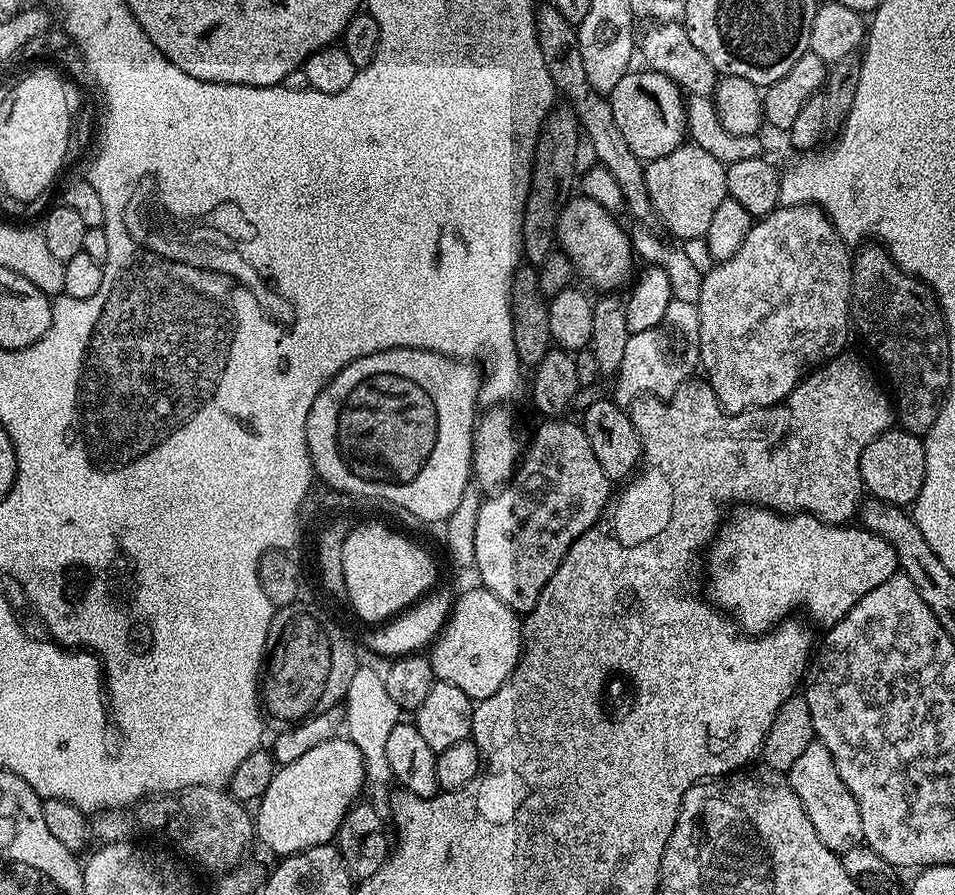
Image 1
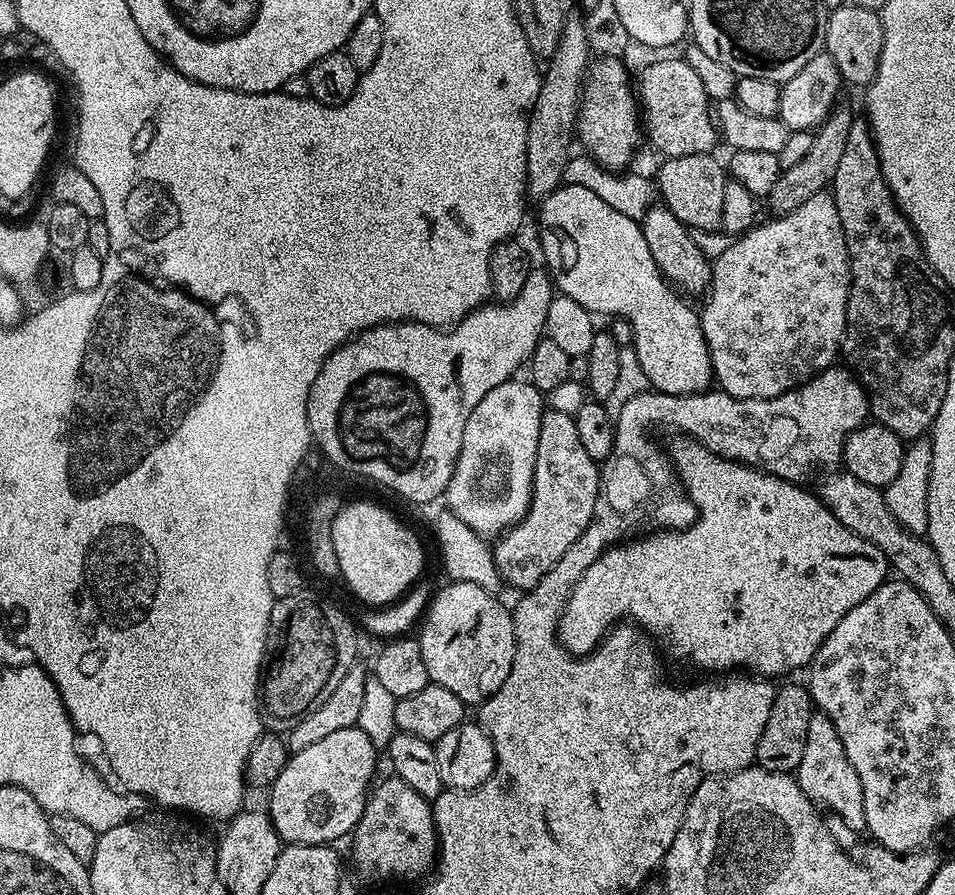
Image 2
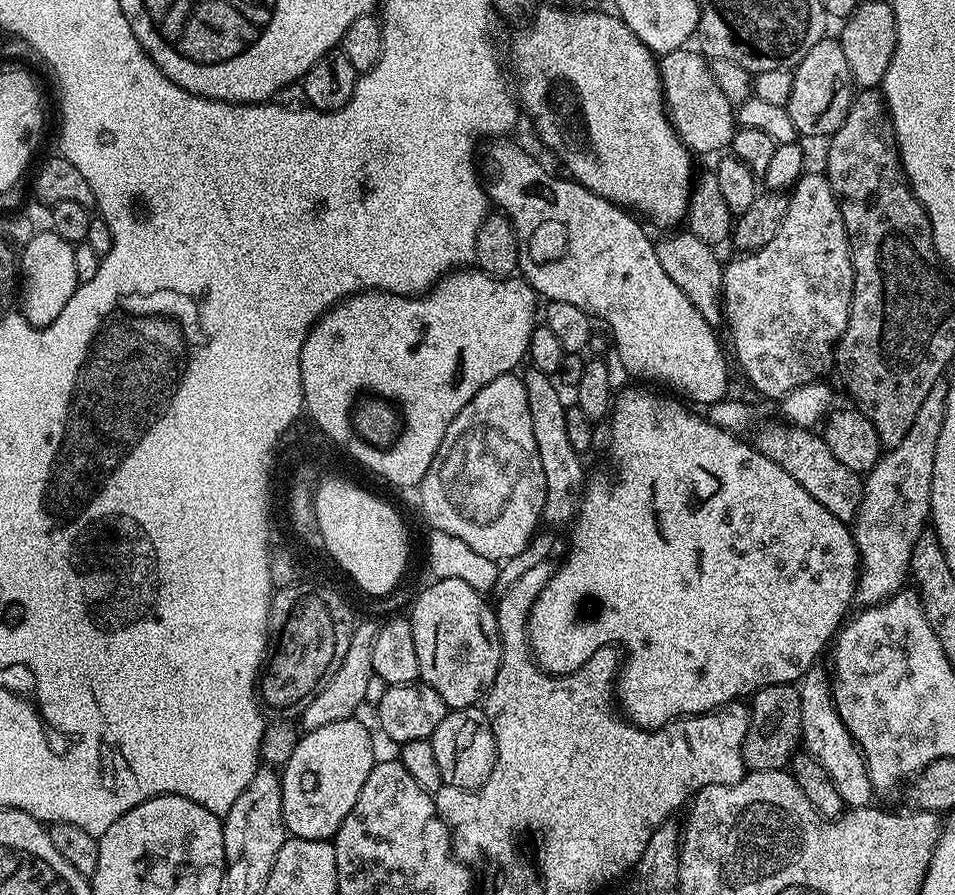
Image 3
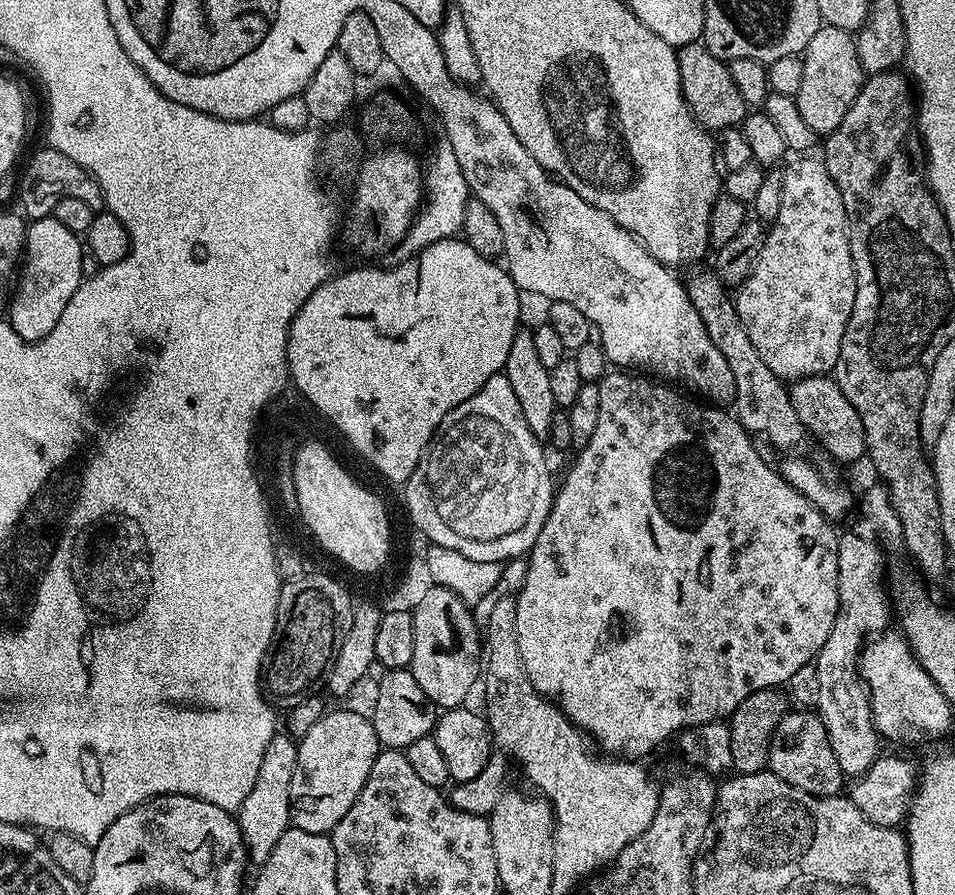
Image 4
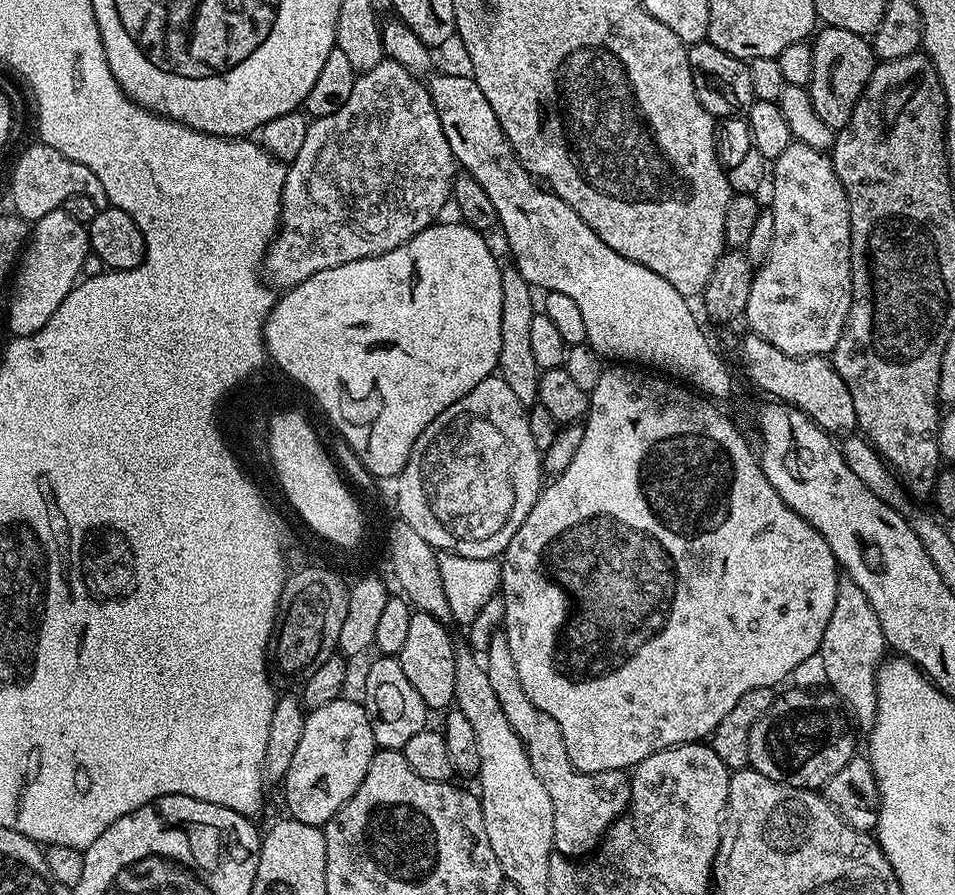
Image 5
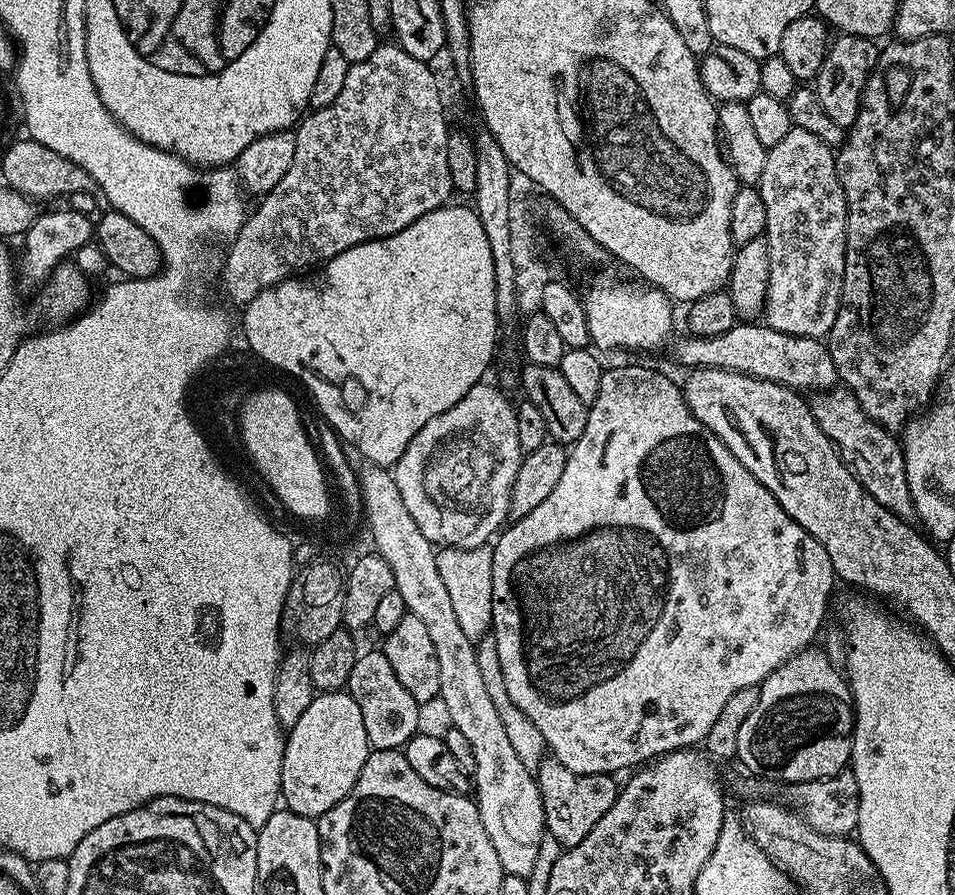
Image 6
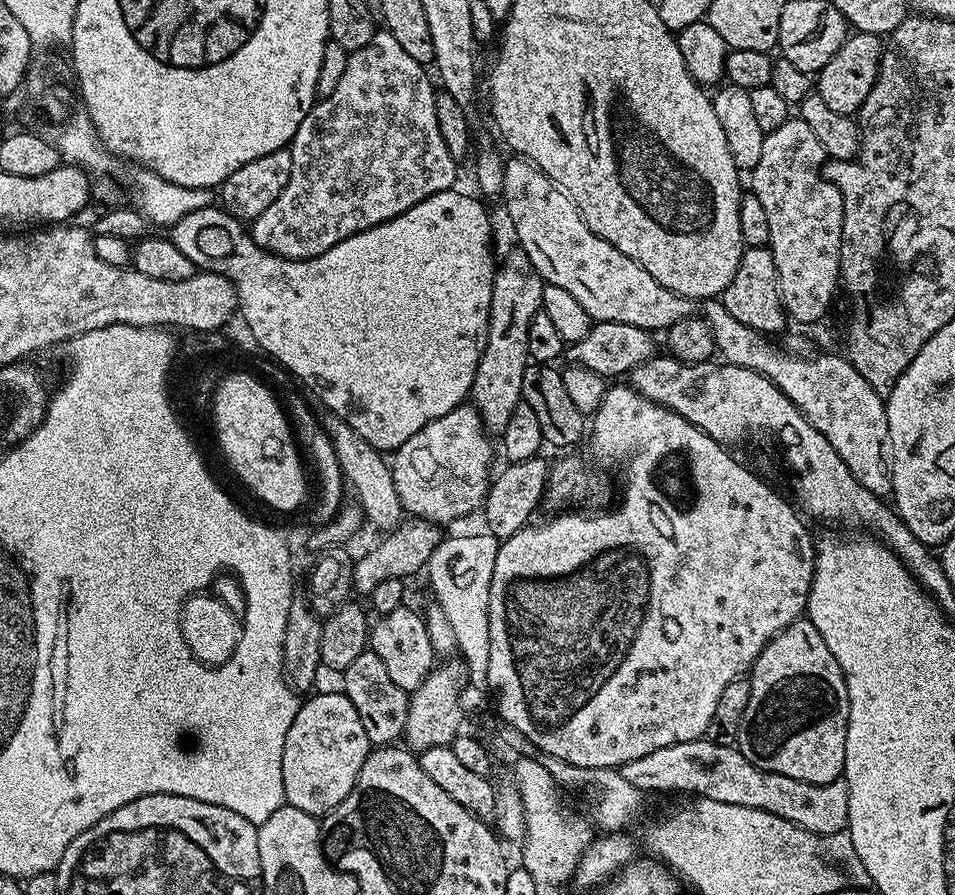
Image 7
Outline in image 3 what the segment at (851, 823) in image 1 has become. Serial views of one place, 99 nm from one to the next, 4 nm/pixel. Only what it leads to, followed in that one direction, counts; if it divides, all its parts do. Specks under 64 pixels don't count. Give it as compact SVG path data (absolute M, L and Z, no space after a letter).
M813 666L802 681L802 748L808 751L805 753L811 759L820 763L822 770L826 770L826 774L834 782L838 794L849 809L867 808L873 803L872 796L874 797L870 774L866 770L864 756L860 753L855 738L838 714L836 700L832 697L832 682L829 673L825 672L820 666Z

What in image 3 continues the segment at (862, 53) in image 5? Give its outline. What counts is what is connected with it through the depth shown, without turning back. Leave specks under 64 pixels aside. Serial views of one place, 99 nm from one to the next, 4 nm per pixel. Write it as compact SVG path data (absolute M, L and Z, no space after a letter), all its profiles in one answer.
M839 39L820 40L818 46L814 46L814 50L810 50L810 54L806 54L806 58L796 65L792 77L794 86L790 90L790 102L786 107L797 133L801 137L831 137L842 126L854 95L850 66L846 66L846 54L842 54Z

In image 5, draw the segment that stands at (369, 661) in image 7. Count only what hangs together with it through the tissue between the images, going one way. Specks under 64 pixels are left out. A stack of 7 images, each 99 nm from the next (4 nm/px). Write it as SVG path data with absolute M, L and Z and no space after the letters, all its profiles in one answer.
M377 655L373 659L362 703L370 718L370 730L374 730L374 738L380 748L402 750L406 742L414 738L414 734L429 727L430 710L426 702L422 702L422 694L418 694L418 690L410 686L410 678L402 674L402 666L397 657Z

